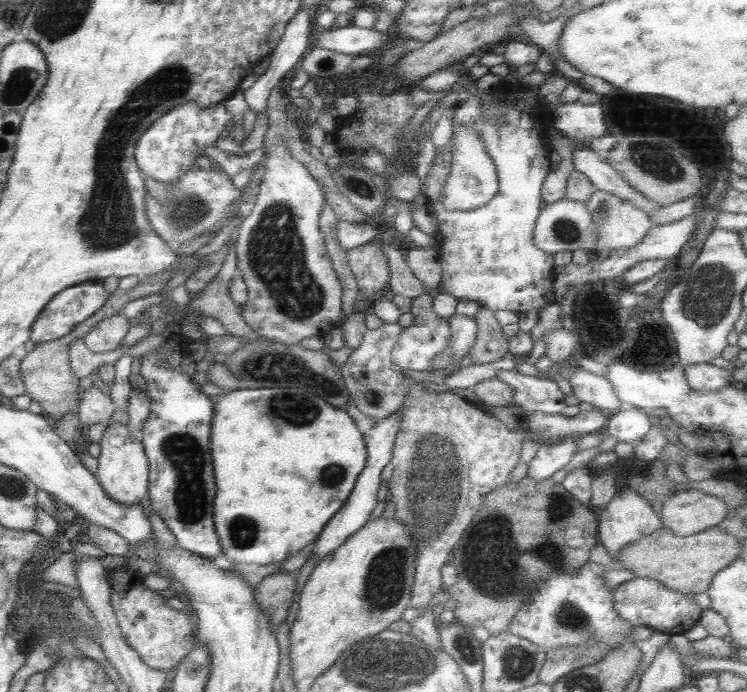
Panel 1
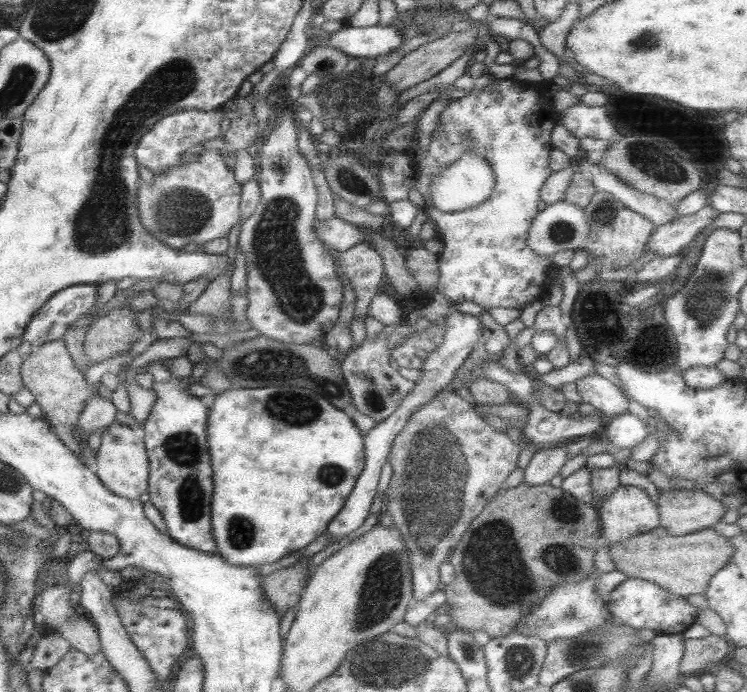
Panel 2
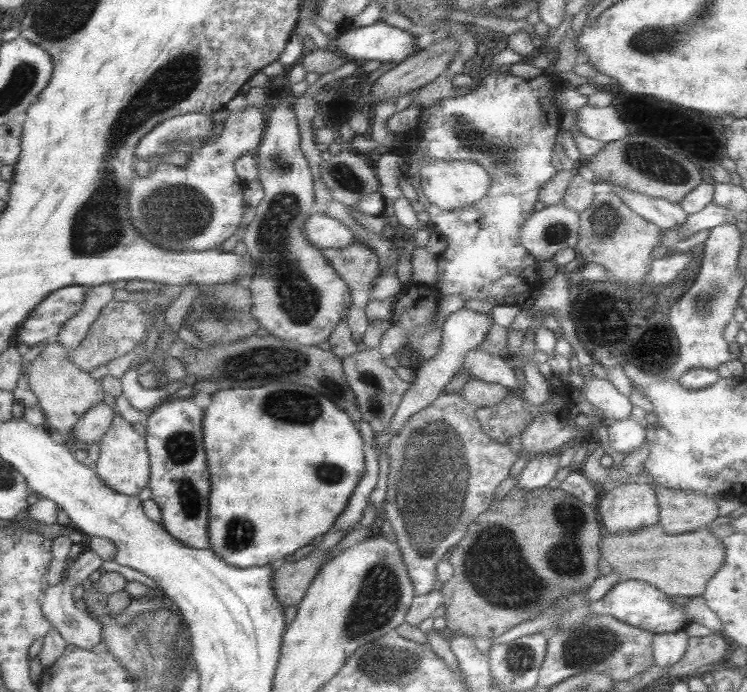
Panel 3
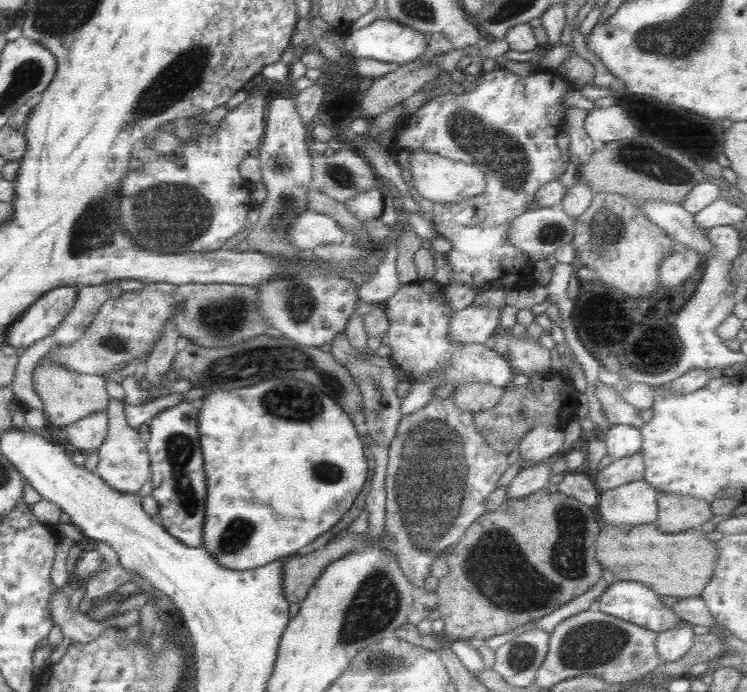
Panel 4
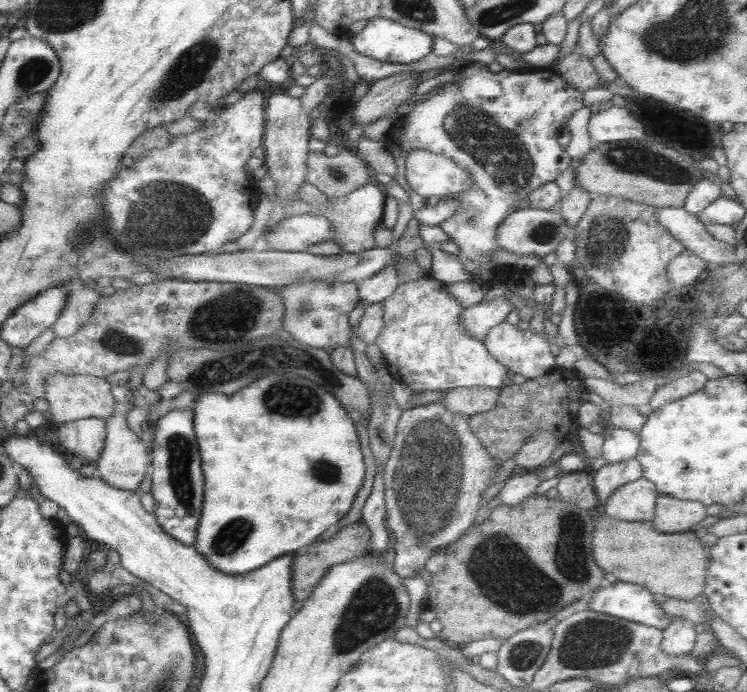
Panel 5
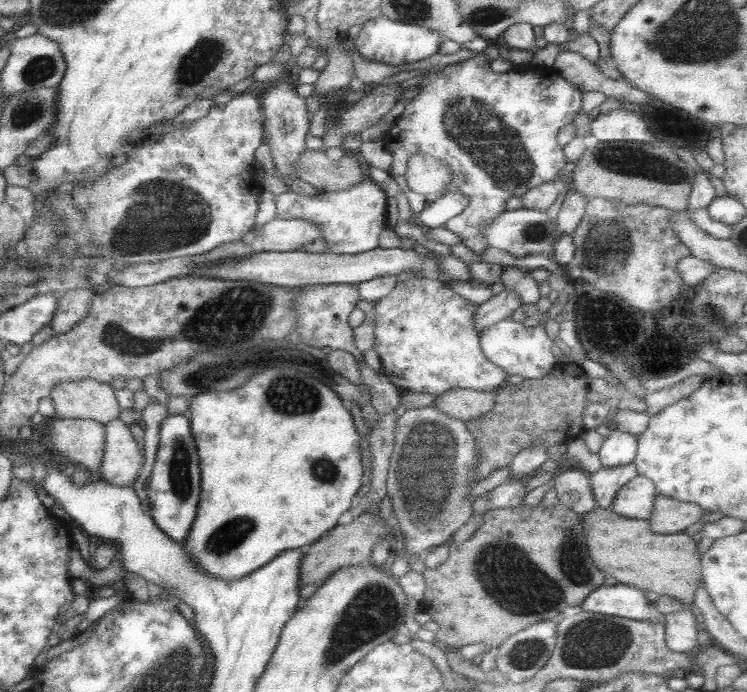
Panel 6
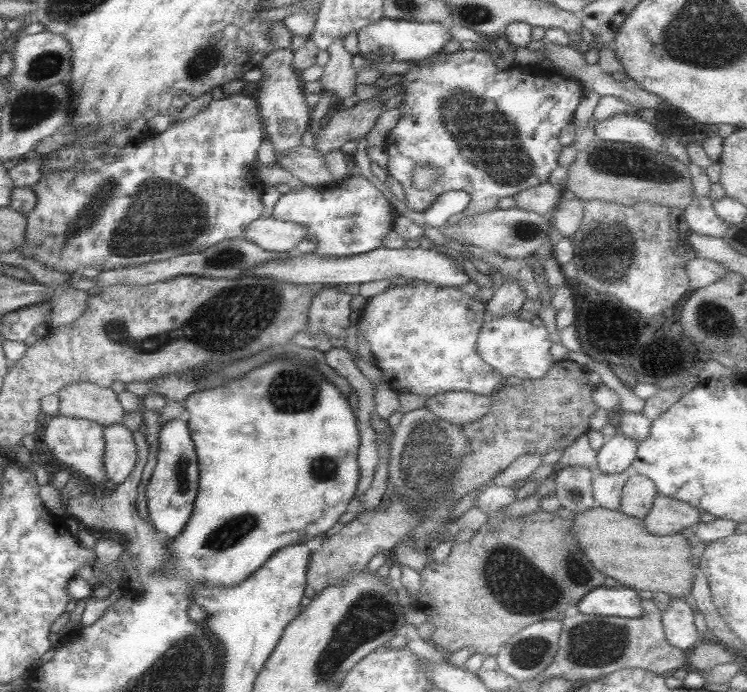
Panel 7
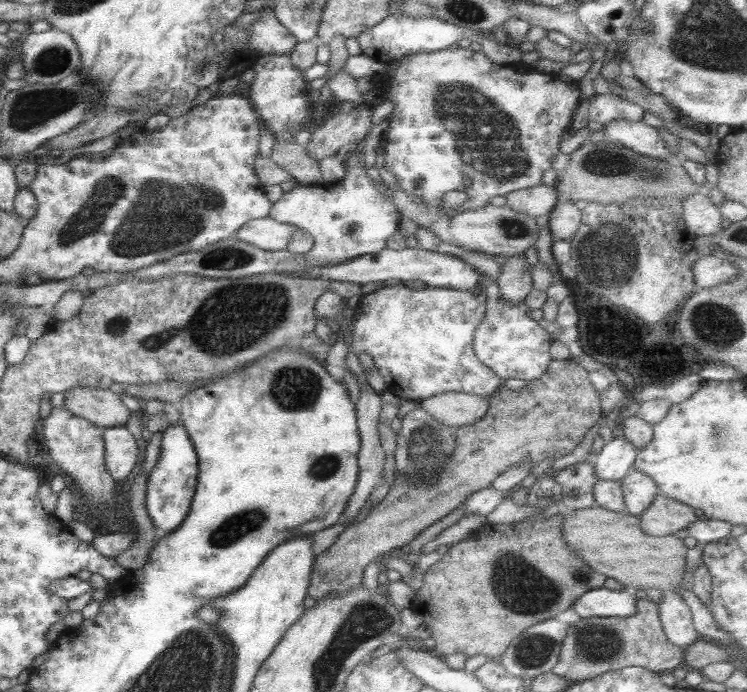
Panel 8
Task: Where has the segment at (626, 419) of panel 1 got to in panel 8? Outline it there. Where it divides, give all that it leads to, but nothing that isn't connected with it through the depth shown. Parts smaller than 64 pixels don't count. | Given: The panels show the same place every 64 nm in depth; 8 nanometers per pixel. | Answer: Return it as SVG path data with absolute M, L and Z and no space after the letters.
M624 437L608 441L594 456L597 480L621 481L632 469L637 454L637 448Z

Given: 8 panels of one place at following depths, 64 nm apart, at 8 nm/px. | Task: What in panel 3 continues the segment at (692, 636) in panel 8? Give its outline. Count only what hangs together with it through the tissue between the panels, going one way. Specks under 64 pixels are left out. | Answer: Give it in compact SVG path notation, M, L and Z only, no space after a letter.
M686 629L676 632L655 634L653 636L653 659L656 666L668 668L676 664L688 646L689 636Z

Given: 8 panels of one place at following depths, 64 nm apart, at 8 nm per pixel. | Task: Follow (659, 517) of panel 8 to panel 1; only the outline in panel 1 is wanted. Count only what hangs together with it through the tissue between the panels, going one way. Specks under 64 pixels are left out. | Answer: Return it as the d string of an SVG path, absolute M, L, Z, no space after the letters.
M689 488L678 491L662 503L661 523L679 537L716 527L731 510L721 499Z

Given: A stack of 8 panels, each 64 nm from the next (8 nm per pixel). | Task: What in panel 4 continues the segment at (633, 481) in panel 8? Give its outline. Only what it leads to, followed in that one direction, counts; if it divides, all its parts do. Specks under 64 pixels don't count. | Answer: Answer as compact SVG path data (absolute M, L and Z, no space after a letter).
M644 479L600 493L595 508L601 522L612 526L638 526L658 518L658 491Z

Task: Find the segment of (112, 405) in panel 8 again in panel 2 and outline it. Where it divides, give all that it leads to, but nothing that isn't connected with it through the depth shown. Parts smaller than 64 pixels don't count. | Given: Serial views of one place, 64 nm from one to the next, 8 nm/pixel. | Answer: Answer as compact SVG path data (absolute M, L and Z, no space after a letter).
M58 339L34 347L30 354L24 356L20 374L24 387L31 392L35 403L41 408L42 419L51 425L59 439L76 456L82 458L81 449L84 444L76 433L76 424L82 409L98 392L97 386L88 384L85 374L77 369L64 341Z

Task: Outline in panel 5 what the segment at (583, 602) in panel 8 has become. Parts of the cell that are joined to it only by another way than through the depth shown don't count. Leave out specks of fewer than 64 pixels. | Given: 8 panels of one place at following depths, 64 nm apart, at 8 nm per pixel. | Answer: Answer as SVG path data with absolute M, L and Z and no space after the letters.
M630 582L605 583L591 596L588 609L662 630L671 621L649 590Z

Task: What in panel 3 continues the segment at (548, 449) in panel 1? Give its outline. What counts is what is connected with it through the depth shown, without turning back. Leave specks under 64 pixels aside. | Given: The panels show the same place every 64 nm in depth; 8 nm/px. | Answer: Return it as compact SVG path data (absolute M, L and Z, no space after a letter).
M557 451L557 454L529 459L522 472L517 476L515 488L530 491L548 487L548 483L559 470L559 458L560 452Z

